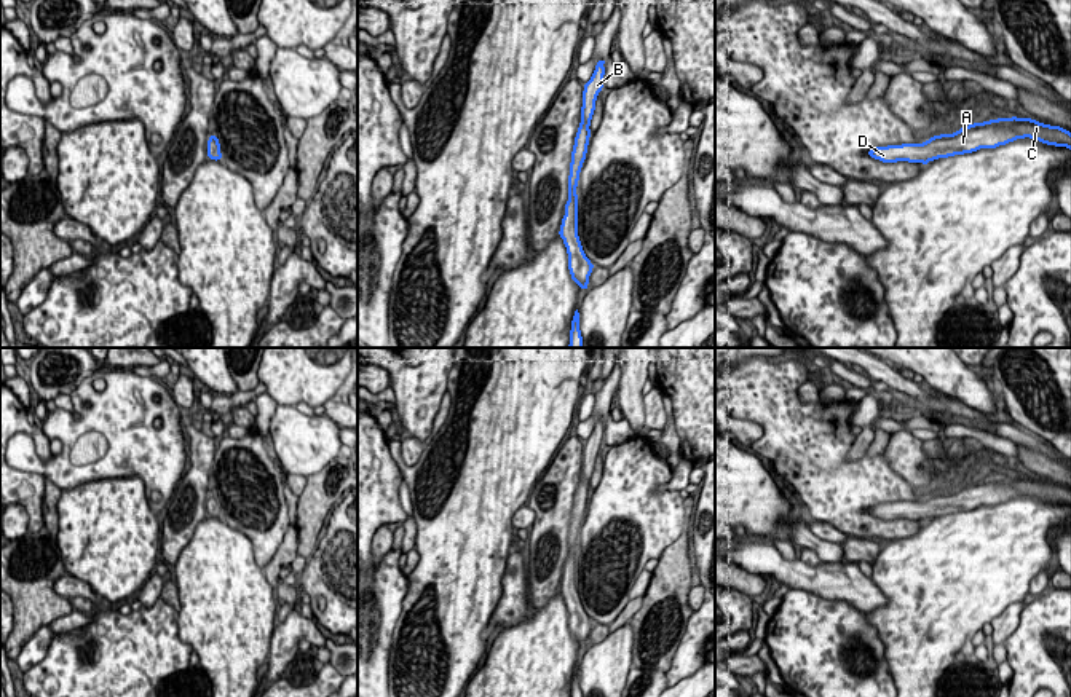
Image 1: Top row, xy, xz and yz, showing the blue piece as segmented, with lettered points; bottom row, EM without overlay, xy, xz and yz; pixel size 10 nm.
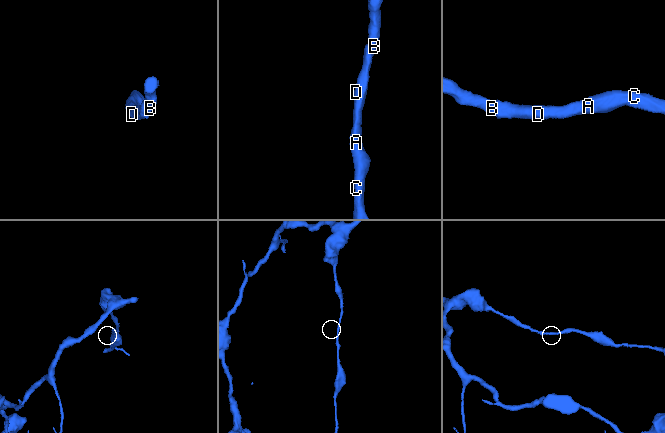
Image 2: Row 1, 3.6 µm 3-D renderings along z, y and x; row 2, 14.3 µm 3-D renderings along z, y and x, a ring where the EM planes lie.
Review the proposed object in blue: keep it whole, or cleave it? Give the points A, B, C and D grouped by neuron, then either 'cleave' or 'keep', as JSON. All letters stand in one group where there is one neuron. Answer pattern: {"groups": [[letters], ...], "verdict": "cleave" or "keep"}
{"groups": [["A", "B", "C", "D"]], "verdict": "keep"}

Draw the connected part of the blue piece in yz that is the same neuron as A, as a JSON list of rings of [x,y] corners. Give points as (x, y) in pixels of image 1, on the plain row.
[[[1012,474],[962,483],[953,491],[934,493],[923,501],[876,504],[868,512],[883,520],[908,518],[927,522],[939,515],[972,510],[980,506],[996,506],[1025,494],[1071,507],[1069,488],[1031,475]]]

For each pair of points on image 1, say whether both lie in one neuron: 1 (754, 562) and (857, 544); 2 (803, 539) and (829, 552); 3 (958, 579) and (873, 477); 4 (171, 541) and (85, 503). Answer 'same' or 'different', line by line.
1: different
2: same
3: different
4: different

